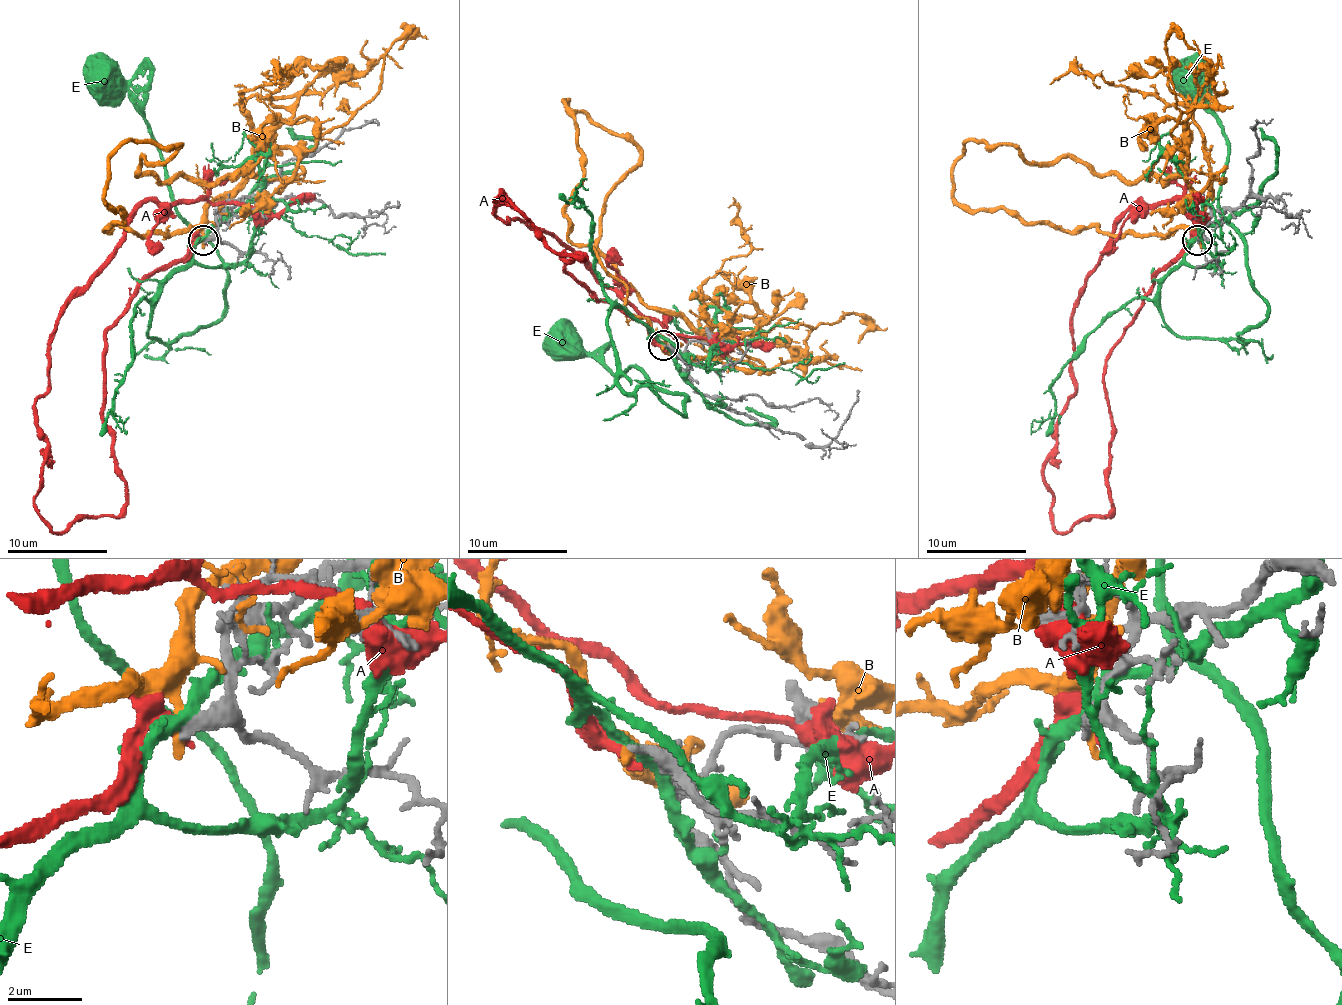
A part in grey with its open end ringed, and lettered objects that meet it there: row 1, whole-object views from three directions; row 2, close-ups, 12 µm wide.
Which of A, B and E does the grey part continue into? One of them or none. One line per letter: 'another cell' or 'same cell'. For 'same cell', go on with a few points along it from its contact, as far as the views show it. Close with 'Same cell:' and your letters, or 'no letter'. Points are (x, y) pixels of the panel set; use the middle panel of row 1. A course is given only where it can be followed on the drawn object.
A: another cell
B: another cell
E: another cell
Same cell: no letter

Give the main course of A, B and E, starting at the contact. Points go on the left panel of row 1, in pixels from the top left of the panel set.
A: (203, 240), (105, 335), (122, 510), (50, 528), (50, 337), (125, 222), (150, 200), (283, 215), (315, 195)
B: (205, 240), (203, 215), (260, 170), (163, 182), (137, 172), (142, 157), (165, 162), (180, 145), (158, 147)
E: (205, 237), (163, 287), (148, 335), (168, 342), (223, 312), (228, 270), (178, 212), (145, 115), (100, 79)

